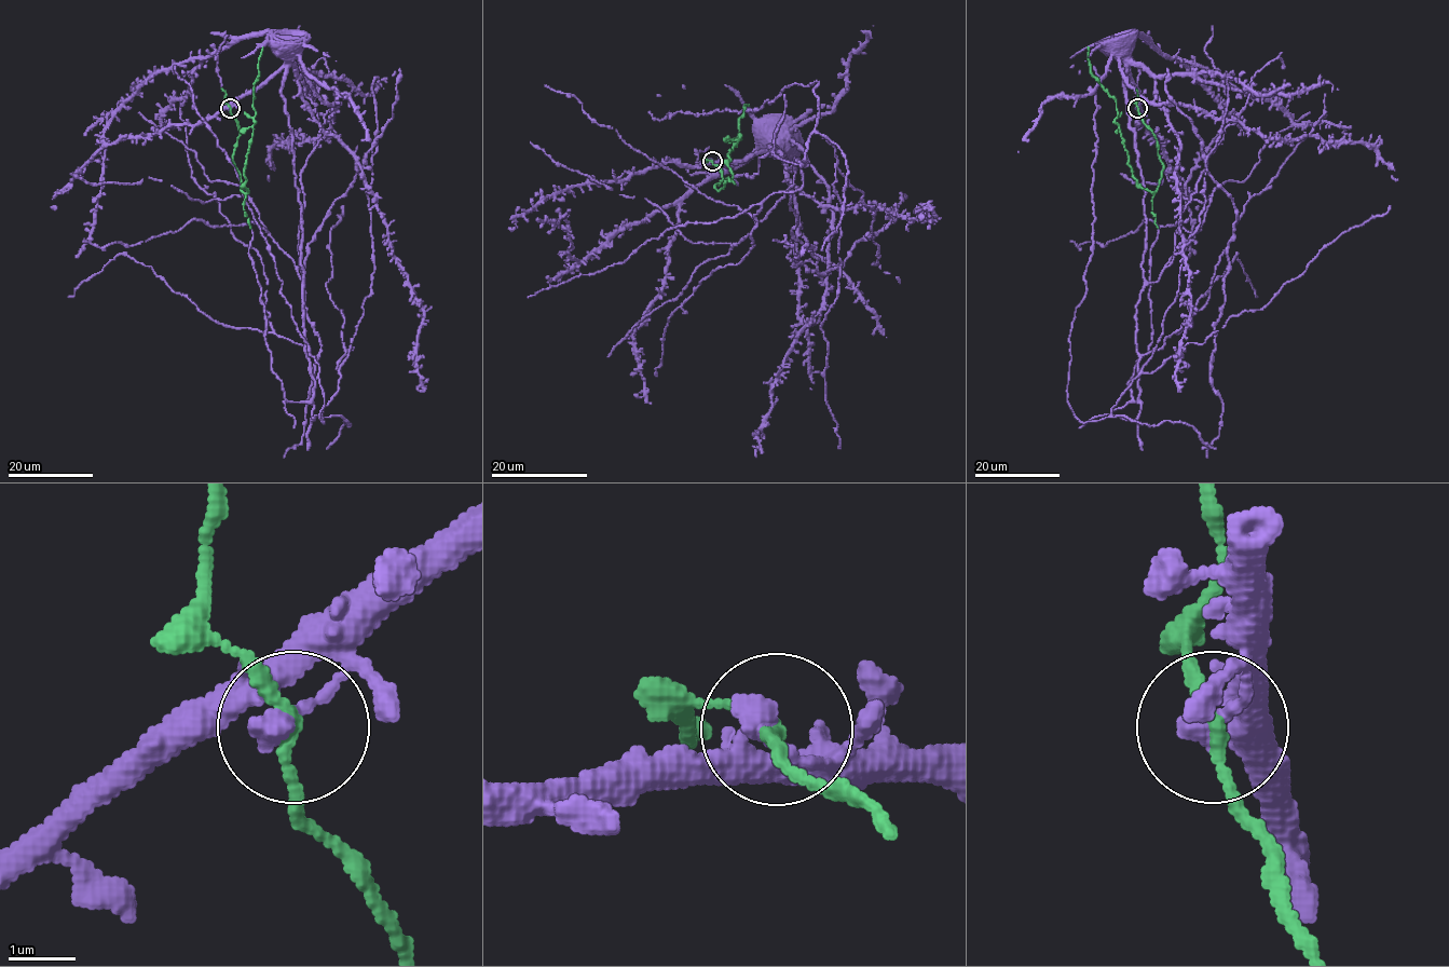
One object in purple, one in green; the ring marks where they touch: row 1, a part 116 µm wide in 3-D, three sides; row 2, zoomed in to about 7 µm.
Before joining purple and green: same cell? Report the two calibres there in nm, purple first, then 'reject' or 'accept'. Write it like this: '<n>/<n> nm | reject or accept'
280/170 nm | accept

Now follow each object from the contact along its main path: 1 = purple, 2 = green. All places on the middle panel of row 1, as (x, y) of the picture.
1: (712, 161), (737, 163), (754, 153), (769, 152), (784, 133), (783, 137)
2: (712, 161), (722, 178), (715, 185), (718, 190), (732, 174), (727, 155), (740, 138), (739, 119), (749, 105)

